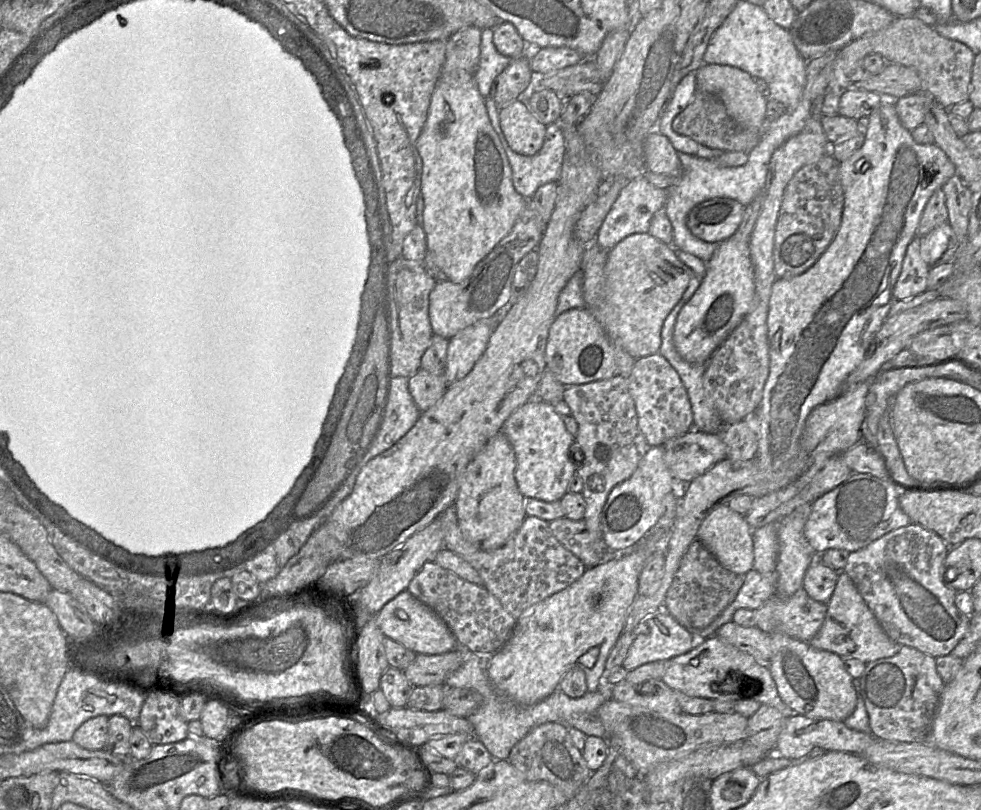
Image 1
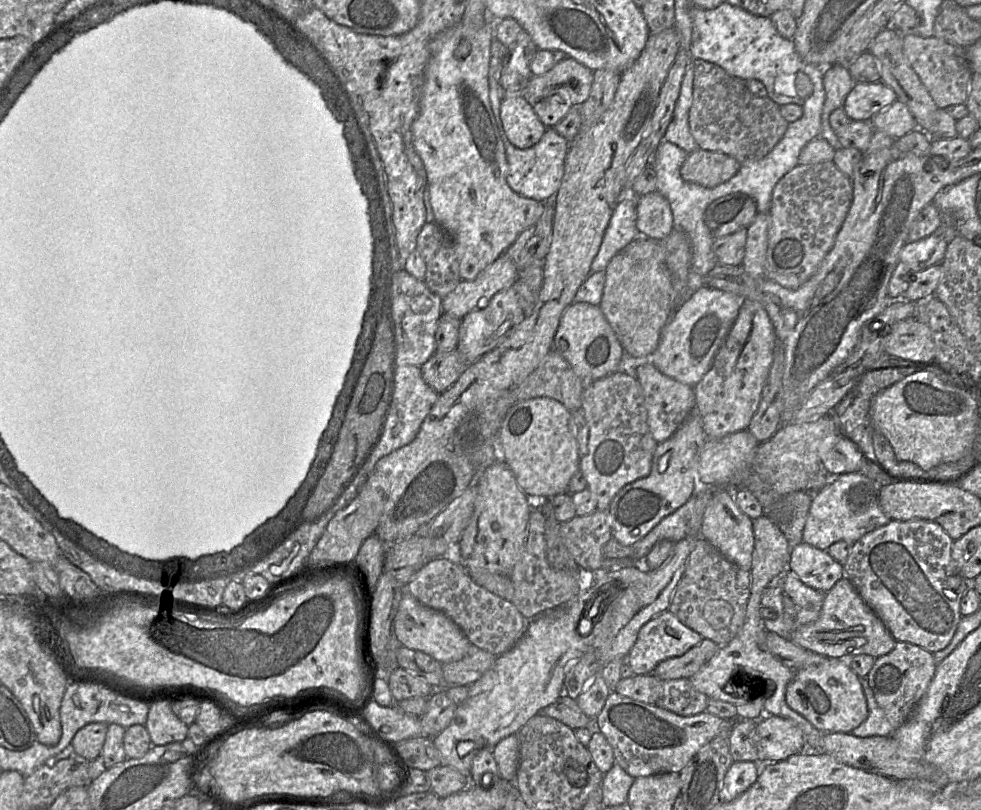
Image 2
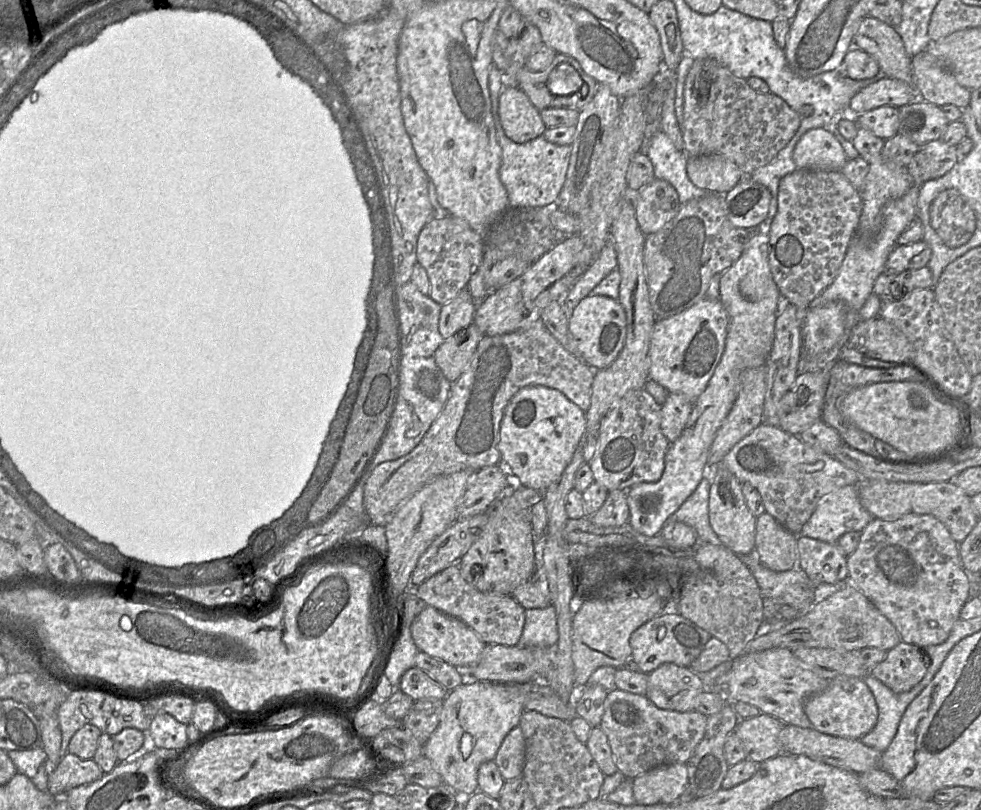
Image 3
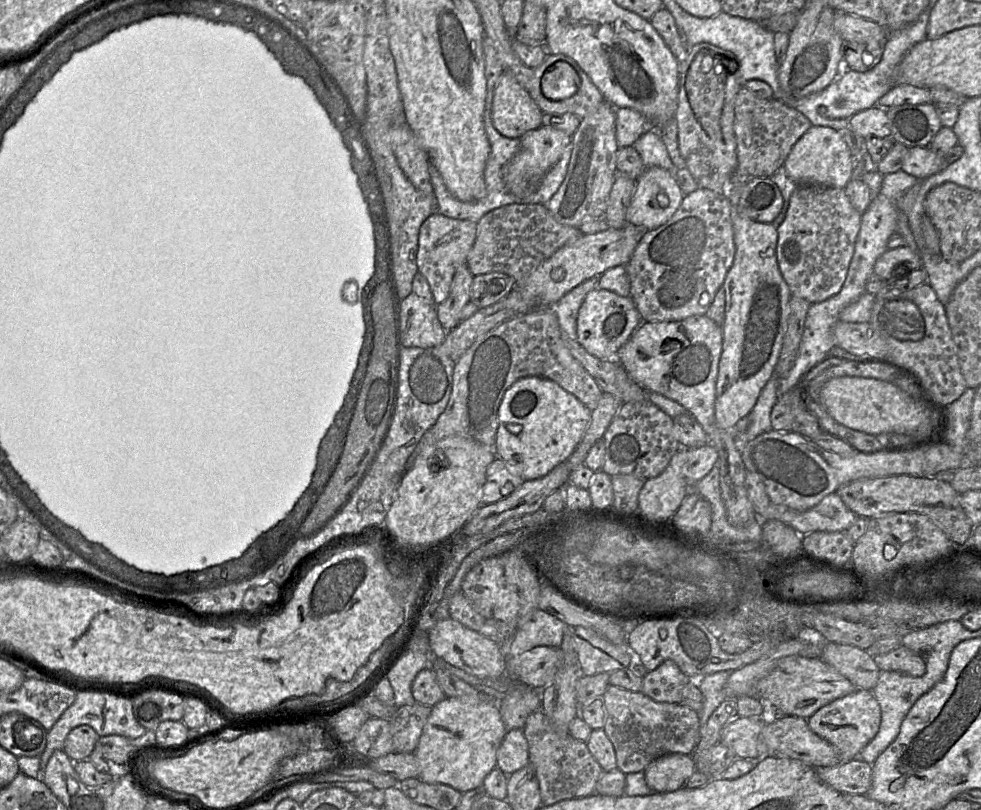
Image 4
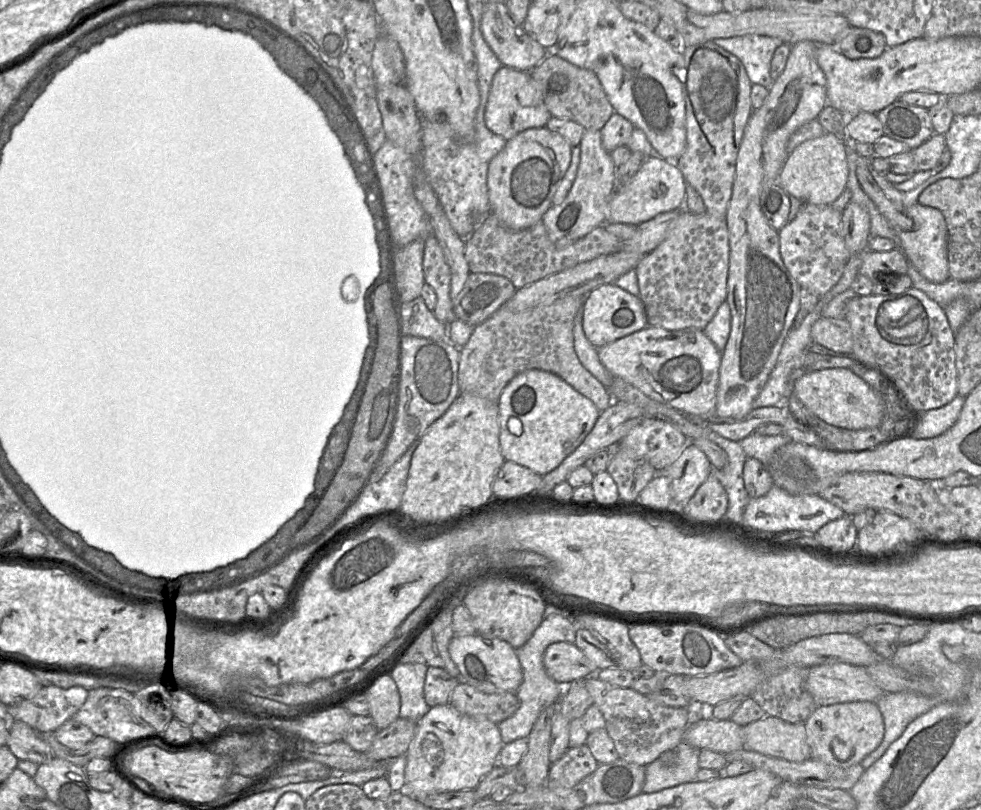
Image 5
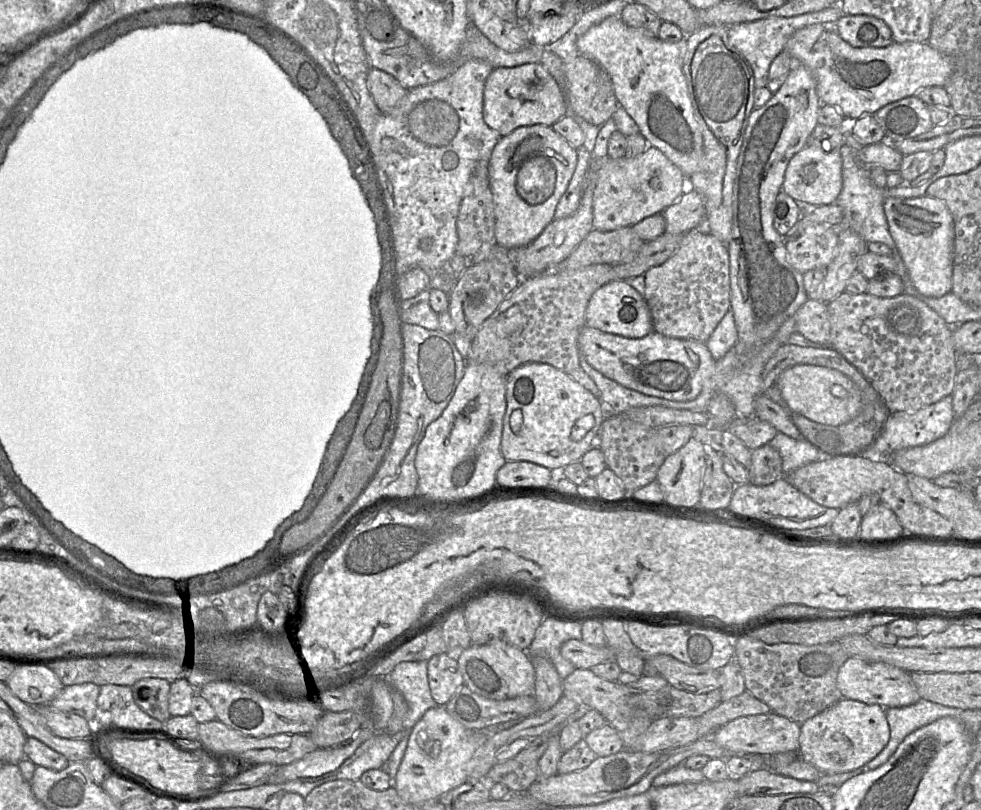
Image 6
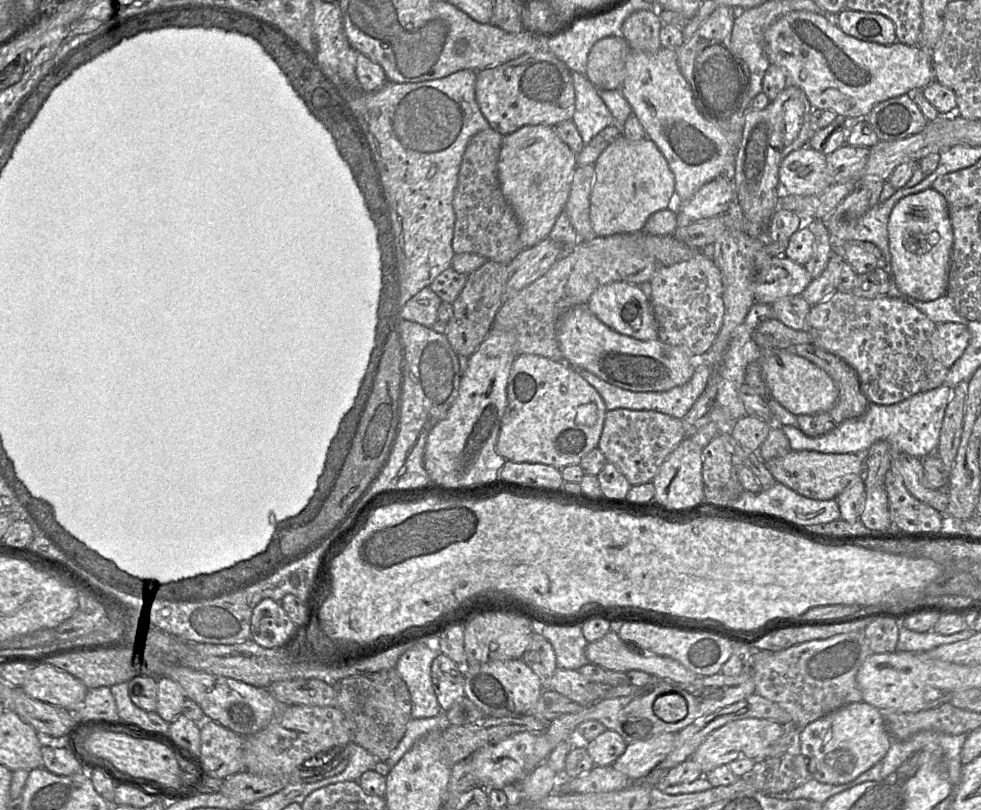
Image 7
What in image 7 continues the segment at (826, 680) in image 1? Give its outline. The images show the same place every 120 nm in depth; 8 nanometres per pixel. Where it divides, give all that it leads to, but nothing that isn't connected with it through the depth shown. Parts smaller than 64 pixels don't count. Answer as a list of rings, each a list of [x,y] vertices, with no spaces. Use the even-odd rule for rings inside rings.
[[[863,701],[846,704],[800,730],[800,750],[808,771],[812,778],[826,784],[845,784],[856,779],[886,755],[891,742],[881,711]]]

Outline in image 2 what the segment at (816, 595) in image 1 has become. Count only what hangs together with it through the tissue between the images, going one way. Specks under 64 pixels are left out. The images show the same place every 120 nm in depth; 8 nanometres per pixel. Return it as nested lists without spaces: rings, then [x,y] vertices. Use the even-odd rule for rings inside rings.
[[[805,542],[791,550],[788,570],[794,572],[807,586],[823,593],[846,576],[843,564],[834,560],[826,550]]]

